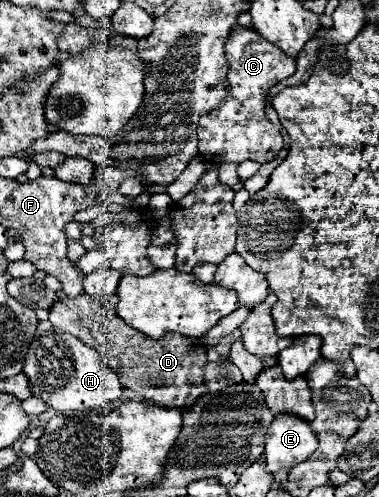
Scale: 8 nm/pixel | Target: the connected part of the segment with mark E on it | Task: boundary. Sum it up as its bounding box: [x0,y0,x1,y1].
[264,413,318,473]

